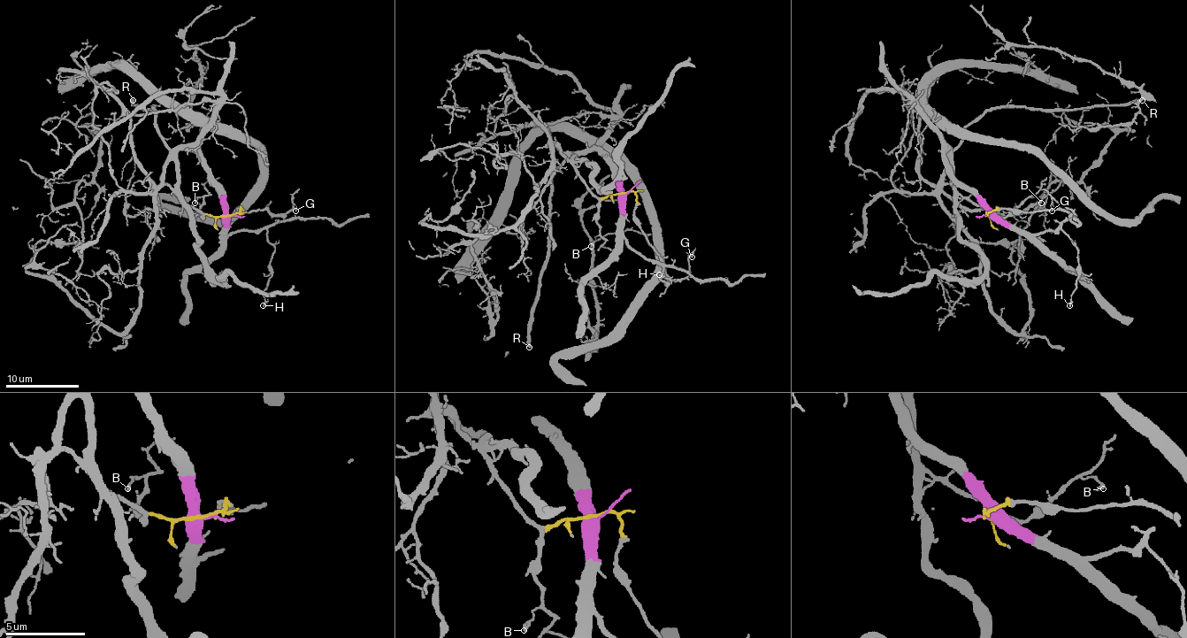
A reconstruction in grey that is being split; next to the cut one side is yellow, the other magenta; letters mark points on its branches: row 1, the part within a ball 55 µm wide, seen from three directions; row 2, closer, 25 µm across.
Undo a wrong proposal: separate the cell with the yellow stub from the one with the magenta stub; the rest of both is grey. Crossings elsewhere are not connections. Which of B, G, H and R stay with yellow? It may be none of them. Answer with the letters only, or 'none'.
B, G

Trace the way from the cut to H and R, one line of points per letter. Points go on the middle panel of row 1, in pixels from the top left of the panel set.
H: (624, 193), (624, 239), (635, 249), (661, 265), (662, 273), (671, 283), (666, 283), (659, 278), (659, 273)
R: (624, 193), (620, 172), (596, 150), (567, 157), (554, 171), (548, 259), (540, 275), (530, 348)

